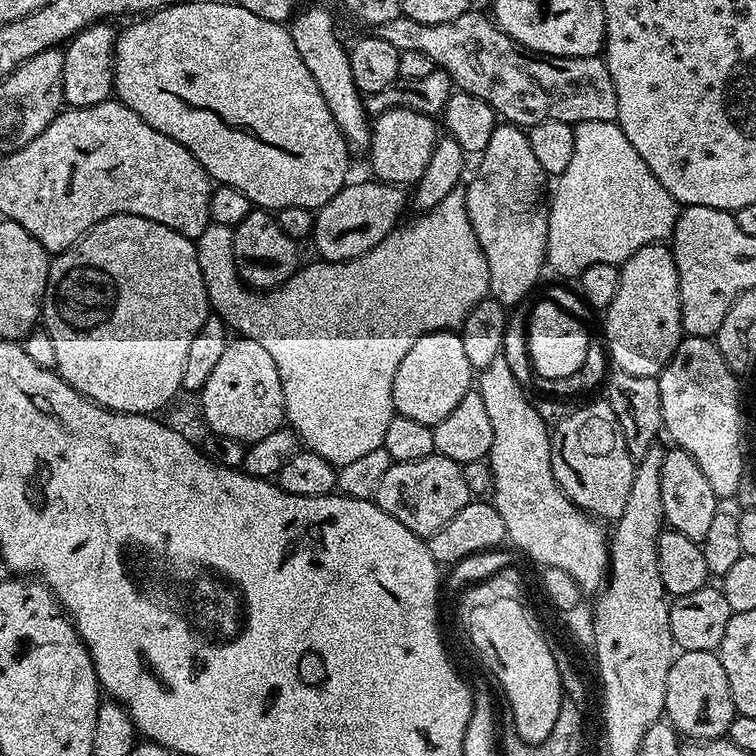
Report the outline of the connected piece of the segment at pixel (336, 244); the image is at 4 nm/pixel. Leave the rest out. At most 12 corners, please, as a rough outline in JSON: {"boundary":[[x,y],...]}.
{"boundary":[[345,183],[317,209],[310,244],[342,262],[399,225],[401,185]]}

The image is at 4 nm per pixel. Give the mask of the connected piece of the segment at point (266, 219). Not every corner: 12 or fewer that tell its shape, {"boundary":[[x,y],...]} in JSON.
{"boundary":[[268,210],[232,229],[232,252],[253,290],[280,287],[301,245]]}

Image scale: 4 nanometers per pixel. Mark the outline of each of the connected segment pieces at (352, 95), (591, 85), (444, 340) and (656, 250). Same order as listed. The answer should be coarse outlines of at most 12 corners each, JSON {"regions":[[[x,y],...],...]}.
{"regions":[[[326,9],[290,24],[349,149],[370,144],[370,113]],[[477,10],[378,34],[529,129],[615,121],[600,56],[548,56]],[[452,330],[418,338],[394,374],[392,407],[432,426],[473,388]],[[667,243],[619,265],[603,343],[615,371],[659,377],[682,337]]]}

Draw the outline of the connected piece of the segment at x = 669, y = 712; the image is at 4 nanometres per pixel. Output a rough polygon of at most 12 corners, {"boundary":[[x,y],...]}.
{"boundary":[[680,652],[664,716],[692,742],[727,737],[737,714],[716,652]]}

